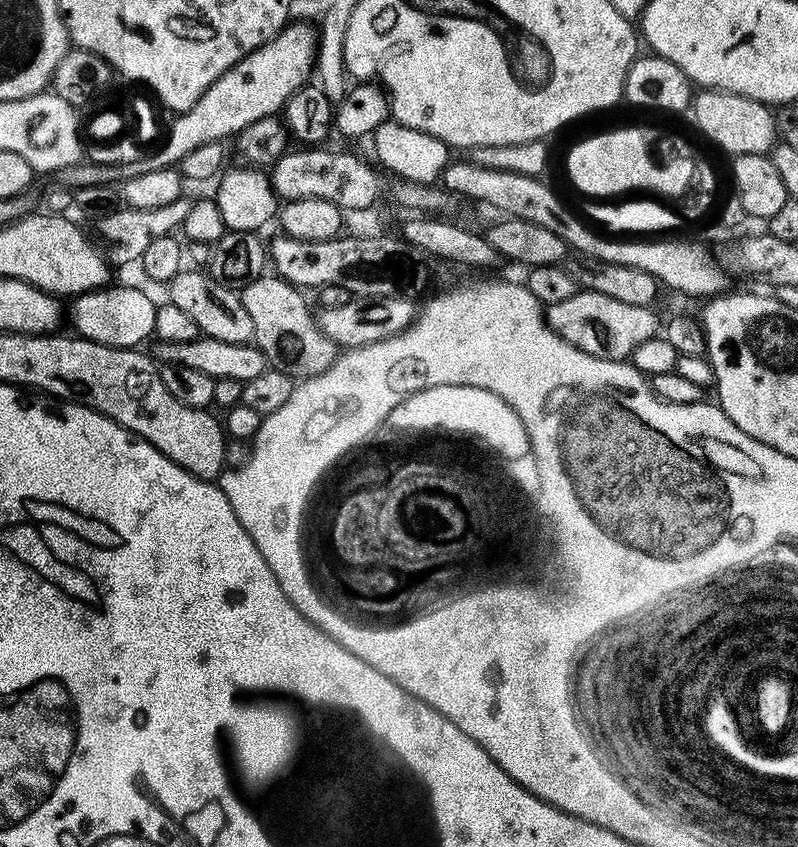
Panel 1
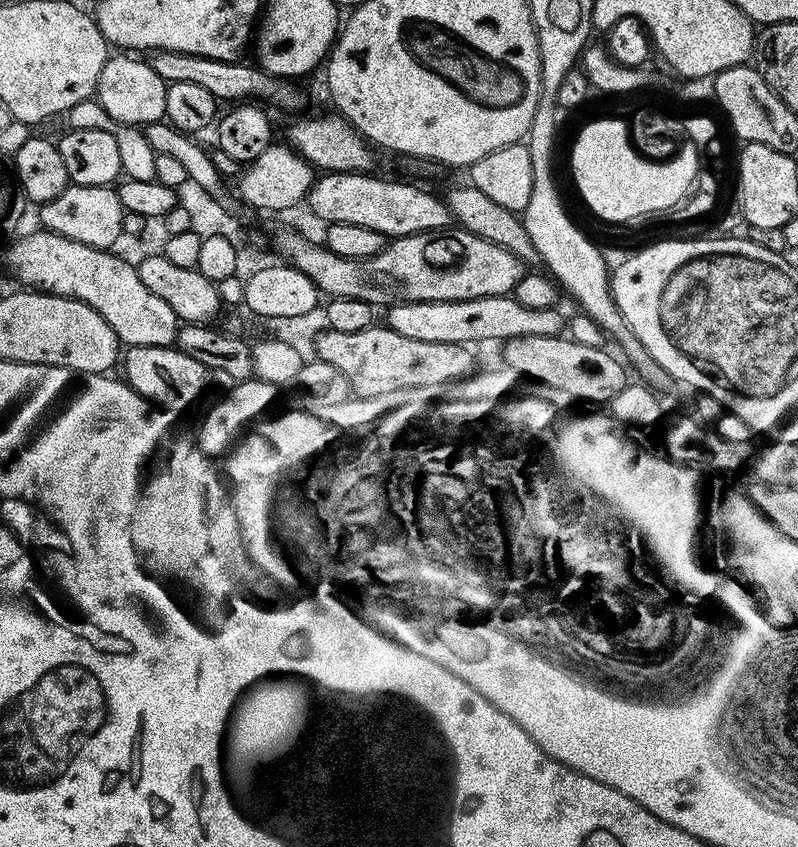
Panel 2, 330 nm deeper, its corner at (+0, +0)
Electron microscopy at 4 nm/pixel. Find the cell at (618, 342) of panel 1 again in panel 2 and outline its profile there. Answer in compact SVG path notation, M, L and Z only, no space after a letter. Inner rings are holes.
M515 295L487 296L486 298L474 298L462 302L406 302L405 304L393 304L387 309L387 327L393 328L402 338L418 338L418 342L446 342L447 344L463 344L477 346L483 340L497 340L503 342L510 338L518 338L526 334L546 334L547 336L561 335L559 311L556 308L546 310L529 310L522 306Z

